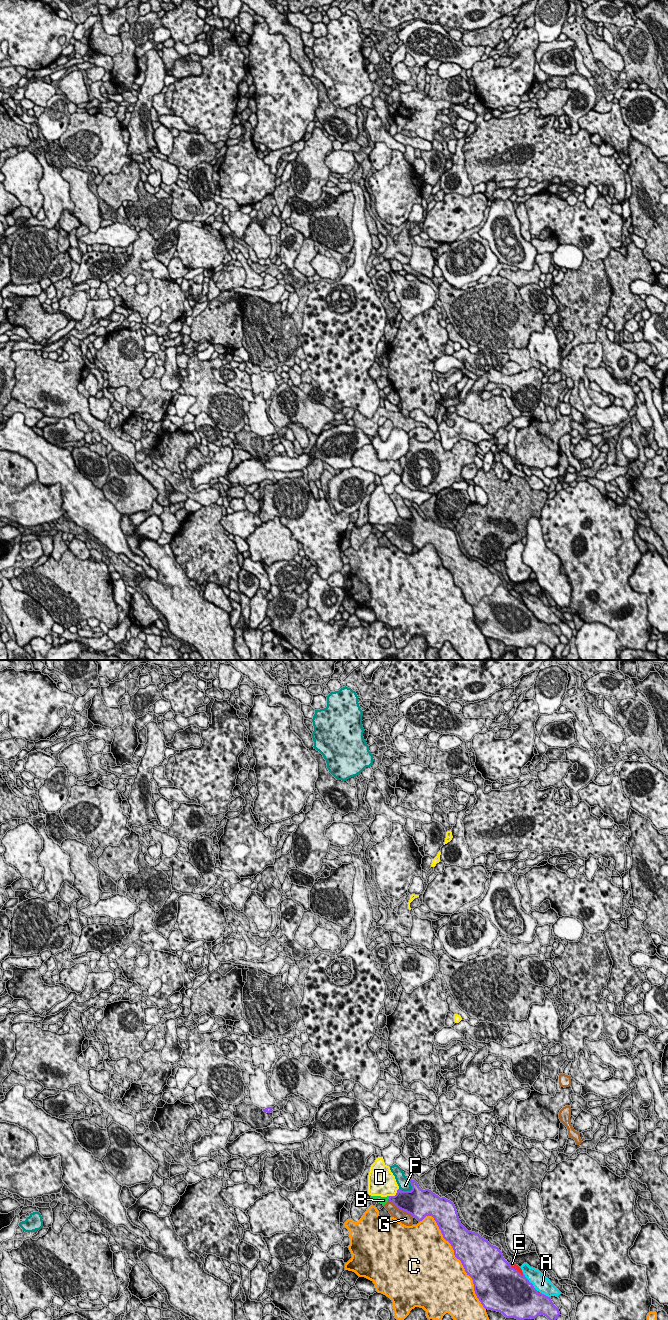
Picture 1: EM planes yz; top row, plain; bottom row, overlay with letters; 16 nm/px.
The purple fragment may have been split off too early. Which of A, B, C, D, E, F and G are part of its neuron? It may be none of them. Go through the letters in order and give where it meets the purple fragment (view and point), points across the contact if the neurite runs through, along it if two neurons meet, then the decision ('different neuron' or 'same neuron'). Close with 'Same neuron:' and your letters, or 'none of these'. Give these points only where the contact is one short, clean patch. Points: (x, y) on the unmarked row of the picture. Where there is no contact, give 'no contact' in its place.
A: yz (529, 610) | different neuron
B: yz (388, 527) | across yz (403, 528), (388, 527), (383, 528) | same neuron
C: yz (459, 587) | different neuron
D: yz (396, 522) | different neuron
E: yz (516, 598) | different neuron
F: yz (411, 518) | different neuron
G: yz (401, 537) | different neuron
Same neuron: B

